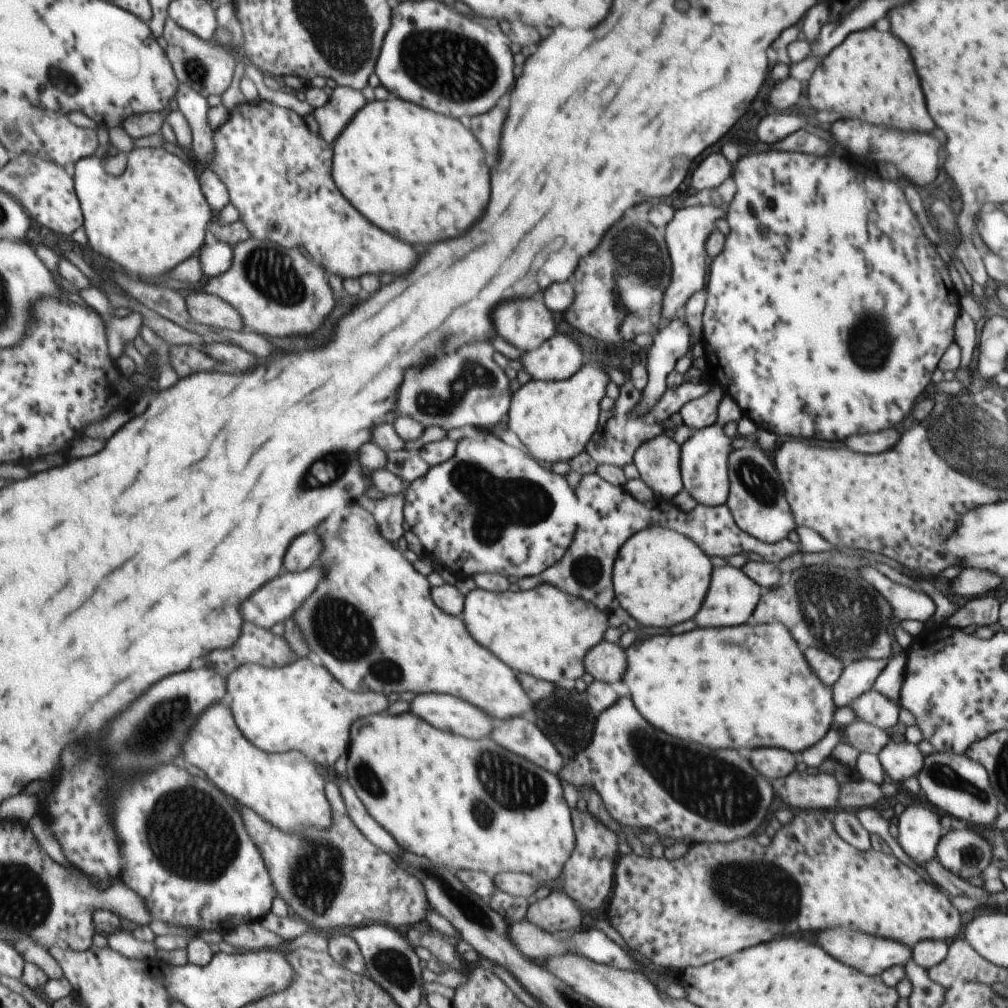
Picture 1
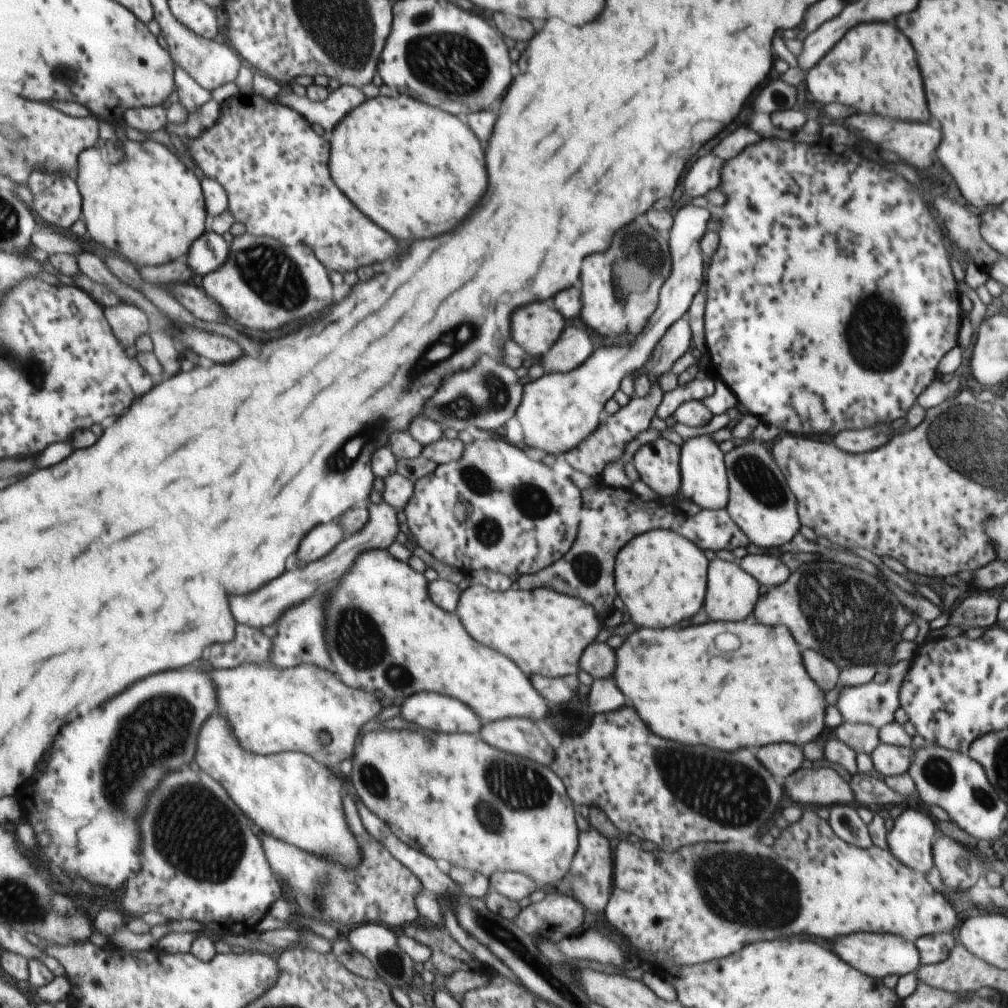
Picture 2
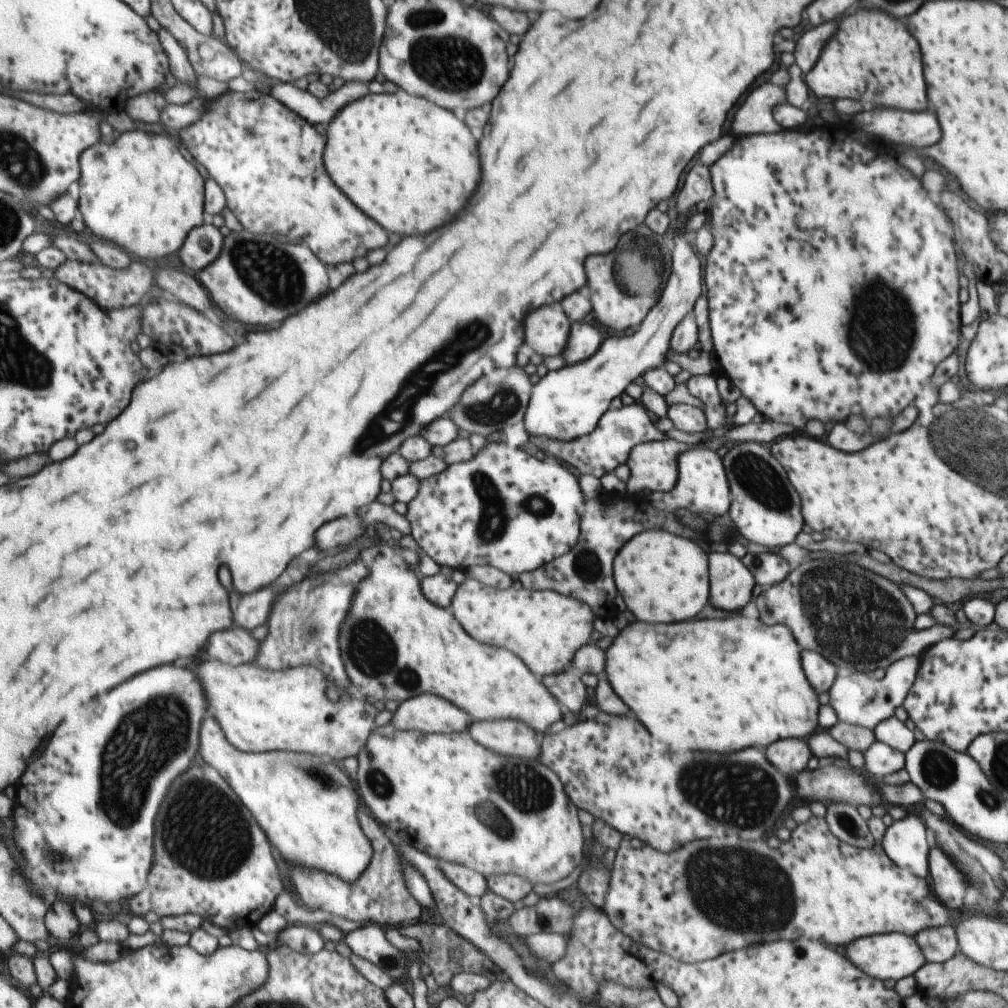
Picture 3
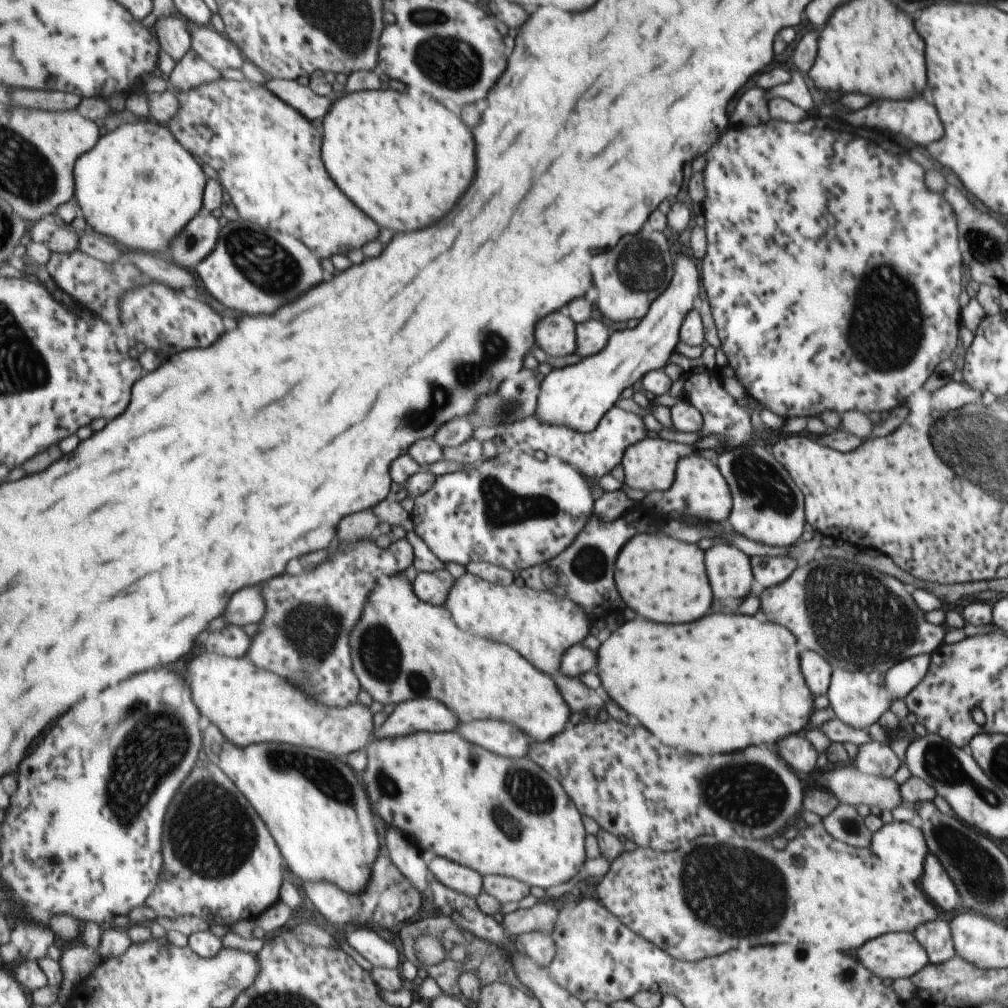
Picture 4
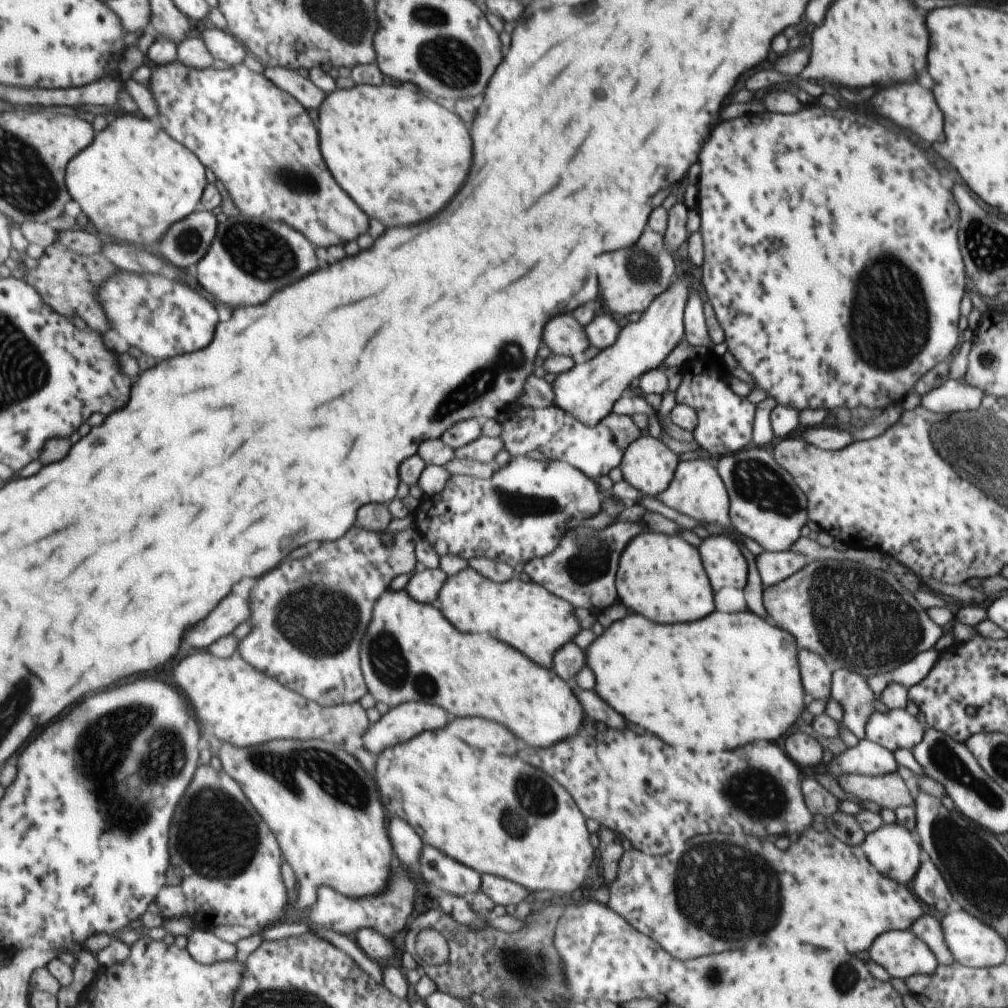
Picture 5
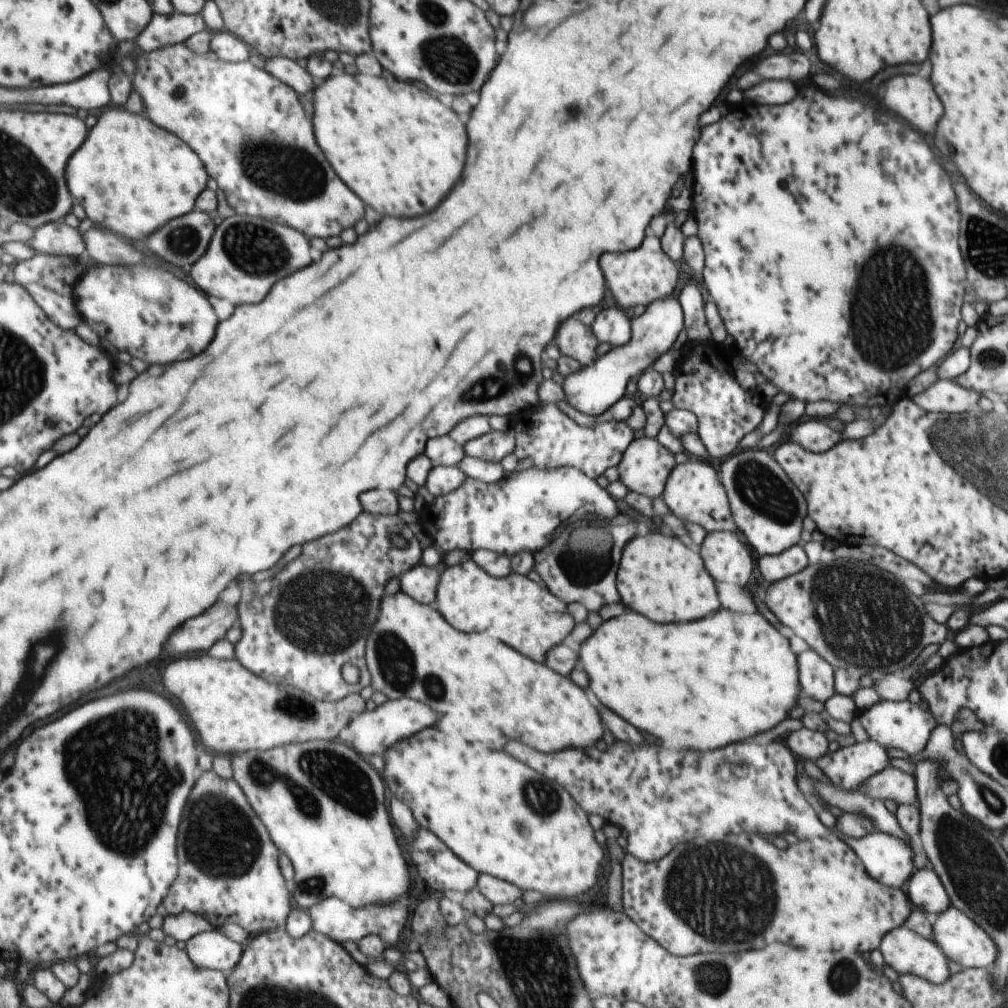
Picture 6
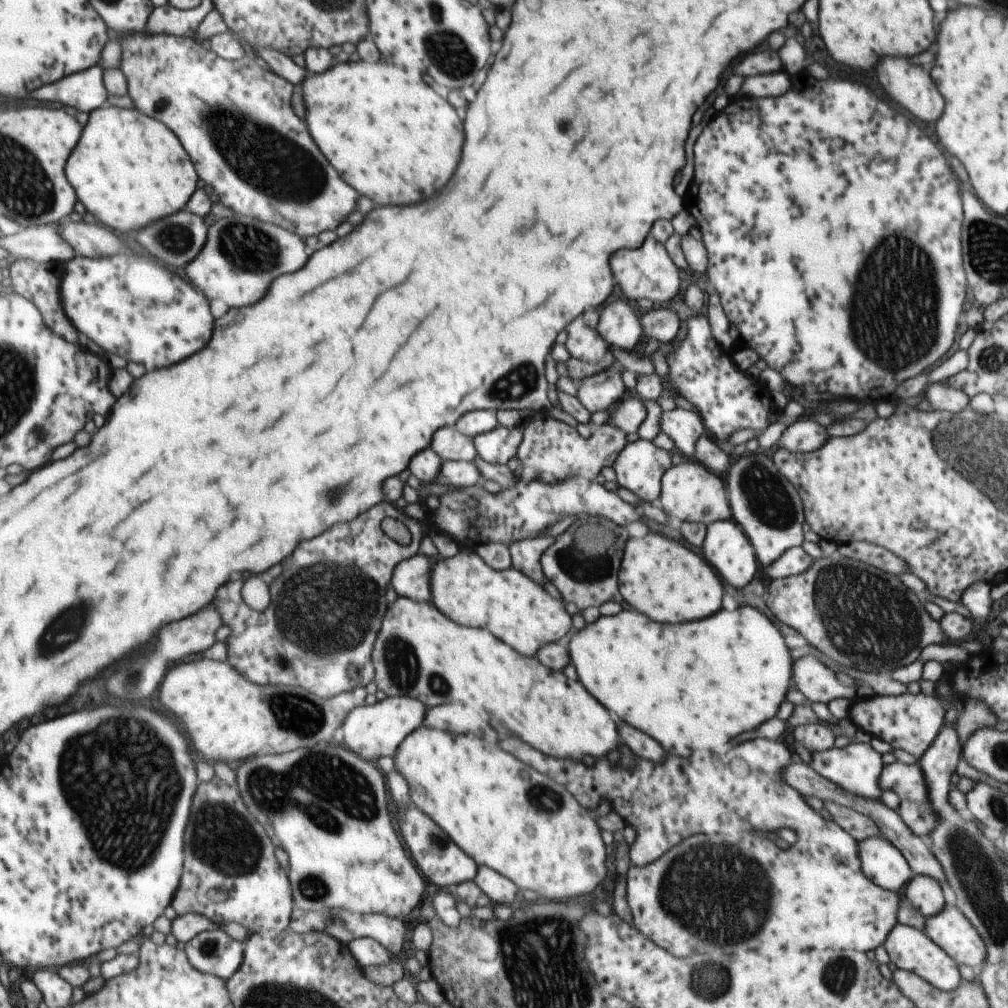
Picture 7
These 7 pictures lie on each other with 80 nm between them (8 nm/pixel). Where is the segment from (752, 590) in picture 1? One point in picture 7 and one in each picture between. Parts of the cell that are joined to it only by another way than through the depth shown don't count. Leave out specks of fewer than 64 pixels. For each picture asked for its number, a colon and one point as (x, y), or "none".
2: (733, 592)
3: (731, 581)
4: (730, 576)
5: (723, 561)
6: (727, 559)
7: (725, 548)

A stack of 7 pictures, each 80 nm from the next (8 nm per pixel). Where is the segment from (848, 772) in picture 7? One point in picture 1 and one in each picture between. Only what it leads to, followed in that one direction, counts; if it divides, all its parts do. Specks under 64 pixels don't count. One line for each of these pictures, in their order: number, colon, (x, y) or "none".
1: (901, 760)
2: (888, 760)
3: (879, 759)
4: (875, 758)
5: (867, 757)
6: (846, 767)

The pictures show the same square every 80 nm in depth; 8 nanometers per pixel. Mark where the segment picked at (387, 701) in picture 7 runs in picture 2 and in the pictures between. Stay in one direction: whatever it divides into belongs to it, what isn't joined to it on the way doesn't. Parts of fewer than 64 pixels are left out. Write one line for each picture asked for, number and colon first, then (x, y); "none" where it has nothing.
2: (433, 712)
3: (427, 713)
4: (410, 716)
5: (406, 719)
6: (388, 724)

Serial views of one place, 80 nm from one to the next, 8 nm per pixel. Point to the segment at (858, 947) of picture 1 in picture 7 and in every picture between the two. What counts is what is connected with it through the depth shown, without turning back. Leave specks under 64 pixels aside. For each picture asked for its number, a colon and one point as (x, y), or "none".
2: (877, 955)
3: (891, 955)
4: (893, 956)
5: (900, 953)
6: (905, 952)
7: (911, 950)

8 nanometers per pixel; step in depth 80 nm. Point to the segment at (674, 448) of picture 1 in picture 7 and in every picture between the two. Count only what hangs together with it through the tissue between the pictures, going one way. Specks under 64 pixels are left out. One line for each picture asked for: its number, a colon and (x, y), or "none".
2: (655, 462)
3: (653, 466)
4: (649, 465)
5: (647, 464)
6: (644, 467)
7: (638, 467)

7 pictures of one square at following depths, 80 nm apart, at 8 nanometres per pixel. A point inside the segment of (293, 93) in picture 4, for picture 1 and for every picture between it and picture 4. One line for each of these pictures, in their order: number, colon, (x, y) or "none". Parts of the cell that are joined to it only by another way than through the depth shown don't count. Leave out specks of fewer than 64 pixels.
1: (344, 102)
2: (329, 113)
3: (312, 109)

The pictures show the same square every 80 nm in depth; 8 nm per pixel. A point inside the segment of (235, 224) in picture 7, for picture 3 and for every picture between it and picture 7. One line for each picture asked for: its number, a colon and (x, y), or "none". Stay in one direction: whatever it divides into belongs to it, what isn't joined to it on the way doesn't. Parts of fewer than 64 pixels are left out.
3: (261, 279)
4: (254, 271)
5: (251, 259)
6: (247, 256)

